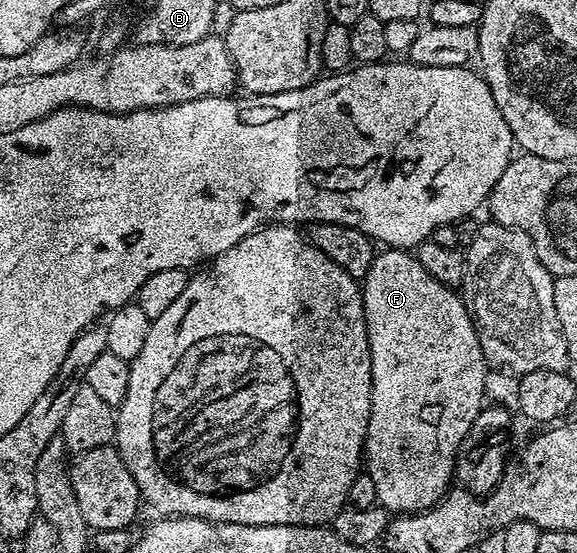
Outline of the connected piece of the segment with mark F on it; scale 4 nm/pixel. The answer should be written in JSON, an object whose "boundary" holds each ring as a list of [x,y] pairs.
{"boundary":[[[383,248],[375,256],[372,267],[361,282],[360,288],[362,290],[362,302],[364,303],[364,315],[366,316],[370,358],[372,359],[372,407],[370,408],[368,431],[366,432],[364,469],[365,472],[372,475],[372,483],[376,483],[378,504],[383,505],[392,515],[420,513],[424,509],[431,509],[436,502],[445,497],[455,480],[454,460],[458,457],[460,443],[464,439],[464,435],[468,435],[468,427],[472,427],[476,415],[480,415],[480,411],[484,408],[485,375],[488,364],[484,351],[481,350],[477,327],[469,310],[466,309],[463,298],[451,286],[434,279],[420,265],[417,256],[413,252],[404,249]]]}

